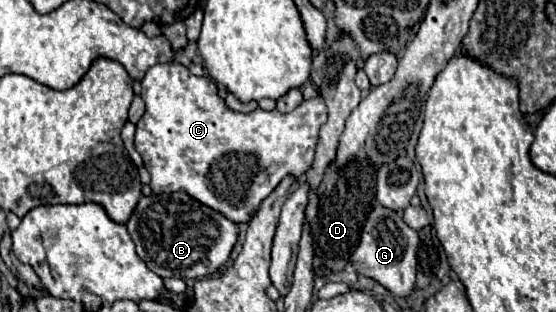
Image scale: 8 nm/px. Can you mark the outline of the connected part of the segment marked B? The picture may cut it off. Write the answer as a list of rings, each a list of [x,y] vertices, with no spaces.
[[[186,192],[142,196],[126,228],[136,244],[138,256],[162,278],[198,280],[212,276],[226,264],[238,240],[238,224],[190,198]]]

